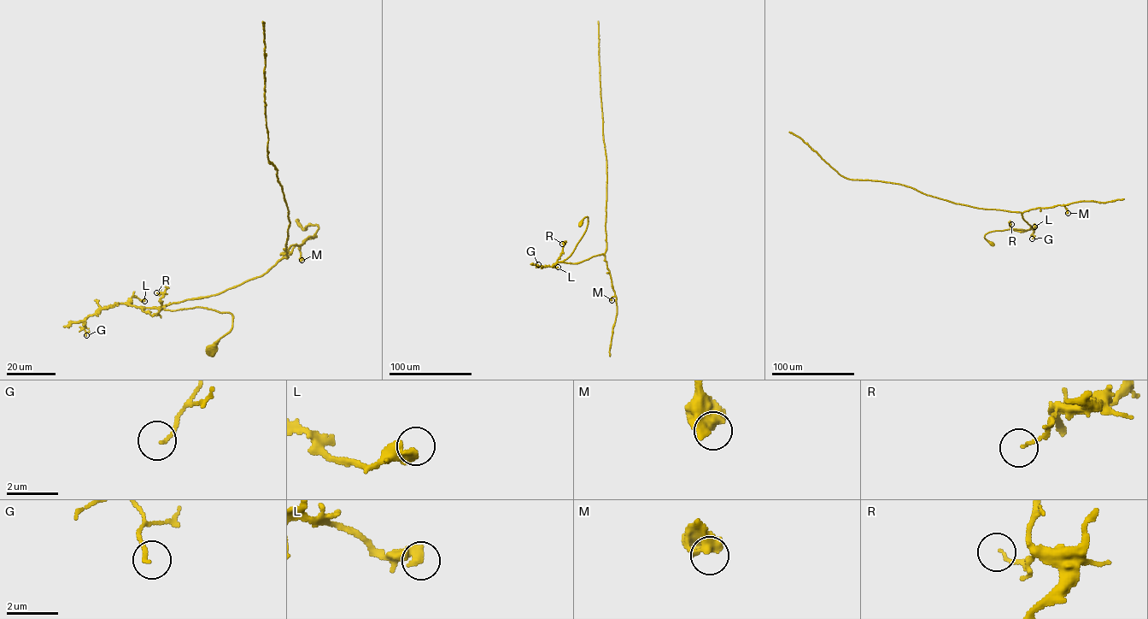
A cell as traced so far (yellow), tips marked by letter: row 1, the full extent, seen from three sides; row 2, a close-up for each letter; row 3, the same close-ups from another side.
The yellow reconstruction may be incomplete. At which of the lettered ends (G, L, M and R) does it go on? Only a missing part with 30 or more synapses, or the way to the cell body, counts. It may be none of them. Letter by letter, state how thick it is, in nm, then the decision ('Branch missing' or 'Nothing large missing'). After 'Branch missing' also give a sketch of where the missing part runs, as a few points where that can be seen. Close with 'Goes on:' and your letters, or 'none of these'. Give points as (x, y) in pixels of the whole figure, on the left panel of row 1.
G: Thickness 130 nm. Nothing large missing
L: Thickness 440 nm. Nothing large missing
M: Thickness 600 nm. Nothing large missing
R: Thickness 90 nm. Nothing large missing
Goes on: none of these

